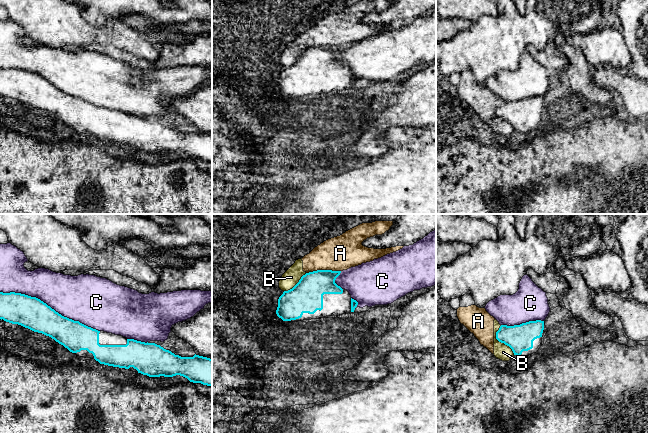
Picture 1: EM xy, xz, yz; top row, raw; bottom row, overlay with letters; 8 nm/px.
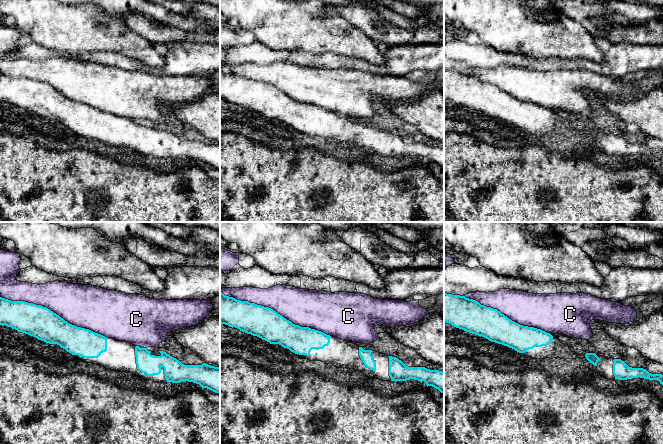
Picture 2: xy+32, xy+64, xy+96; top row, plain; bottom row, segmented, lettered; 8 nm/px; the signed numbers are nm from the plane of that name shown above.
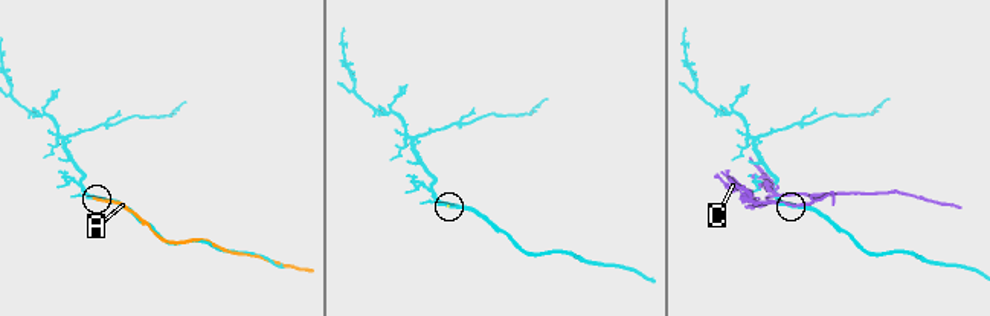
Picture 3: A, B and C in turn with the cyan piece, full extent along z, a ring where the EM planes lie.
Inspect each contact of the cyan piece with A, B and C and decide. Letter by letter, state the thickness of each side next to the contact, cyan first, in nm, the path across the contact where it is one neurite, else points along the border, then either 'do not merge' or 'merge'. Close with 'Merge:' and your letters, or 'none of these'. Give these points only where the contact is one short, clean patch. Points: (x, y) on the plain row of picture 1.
A: 260/280 nm | do not merge
B: 220/130 nm | do not merge
C: 260/360 nm | do not merge
Merge: none of these

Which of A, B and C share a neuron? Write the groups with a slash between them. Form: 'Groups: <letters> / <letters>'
Groups: A B / C

